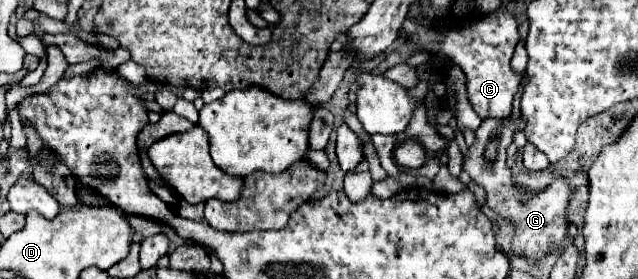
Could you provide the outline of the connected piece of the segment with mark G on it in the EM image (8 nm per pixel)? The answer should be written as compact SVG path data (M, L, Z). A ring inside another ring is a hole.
M519 117L517 121L507 119L485 119L481 127L475 131L475 143L469 147L469 157L463 161L463 169L471 175L487 191L487 205L495 213L507 217L515 225L513 249L517 255L525 255L531 261L537 261L547 255L549 249L563 243L567 235L567 203L571 197L571 187L565 177L559 177L549 185L549 189L533 195L517 185L511 183L511 169L505 165L507 147L513 143L513 135L523 131L525 119Z

